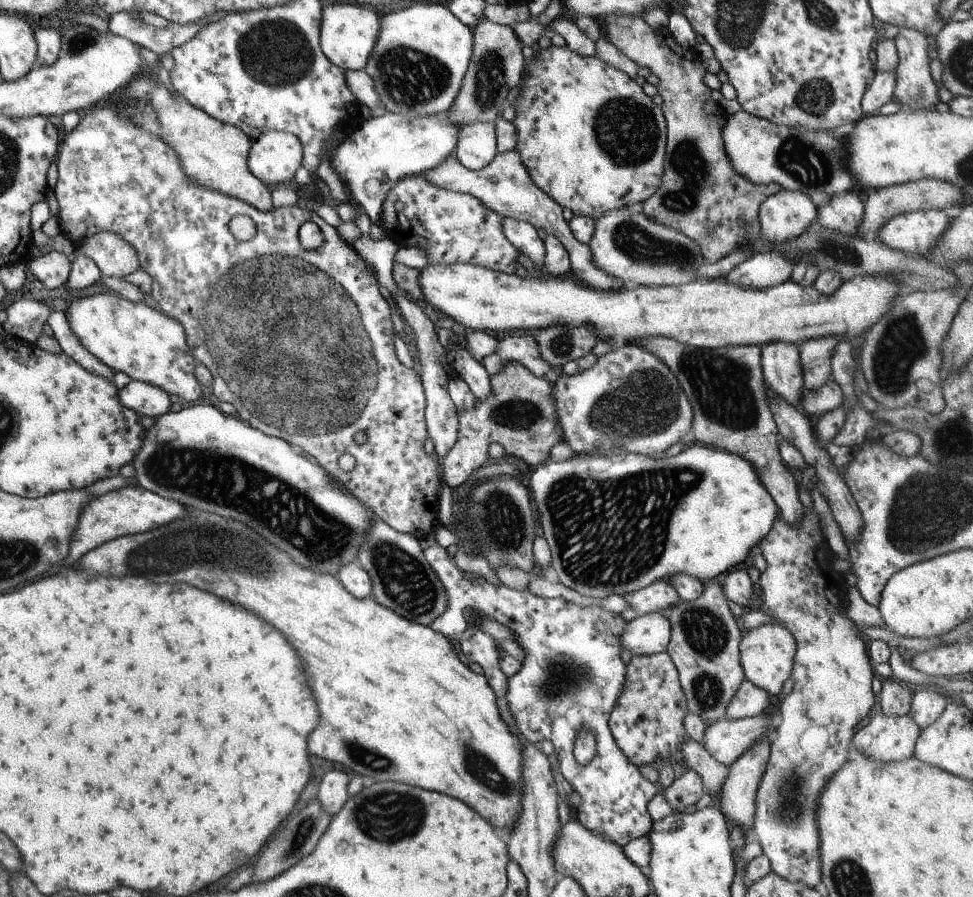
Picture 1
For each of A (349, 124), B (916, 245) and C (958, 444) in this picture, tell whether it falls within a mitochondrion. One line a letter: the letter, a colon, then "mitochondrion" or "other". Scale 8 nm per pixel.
A: other
B: other
C: mitochondrion

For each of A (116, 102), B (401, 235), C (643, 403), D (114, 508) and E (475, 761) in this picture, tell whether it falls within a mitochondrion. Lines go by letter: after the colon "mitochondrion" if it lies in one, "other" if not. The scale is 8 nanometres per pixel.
A: other
B: other
C: mitochondrion
D: other
E: mitochondrion

